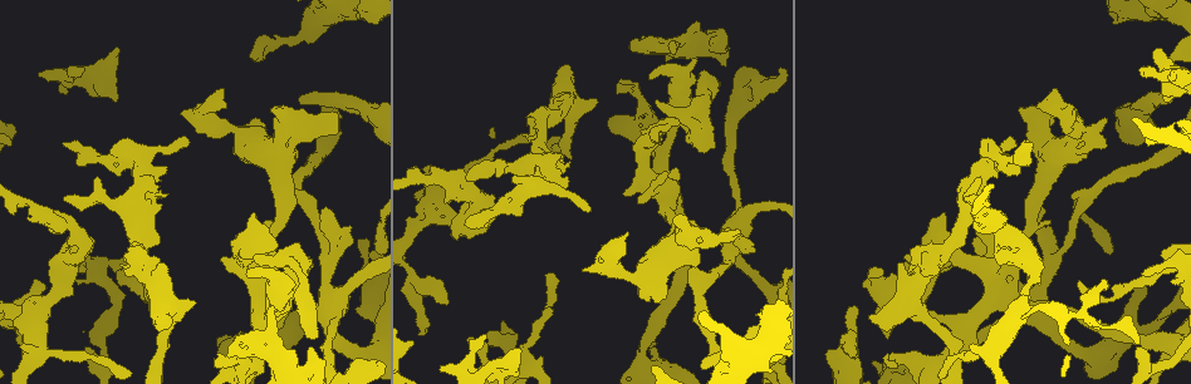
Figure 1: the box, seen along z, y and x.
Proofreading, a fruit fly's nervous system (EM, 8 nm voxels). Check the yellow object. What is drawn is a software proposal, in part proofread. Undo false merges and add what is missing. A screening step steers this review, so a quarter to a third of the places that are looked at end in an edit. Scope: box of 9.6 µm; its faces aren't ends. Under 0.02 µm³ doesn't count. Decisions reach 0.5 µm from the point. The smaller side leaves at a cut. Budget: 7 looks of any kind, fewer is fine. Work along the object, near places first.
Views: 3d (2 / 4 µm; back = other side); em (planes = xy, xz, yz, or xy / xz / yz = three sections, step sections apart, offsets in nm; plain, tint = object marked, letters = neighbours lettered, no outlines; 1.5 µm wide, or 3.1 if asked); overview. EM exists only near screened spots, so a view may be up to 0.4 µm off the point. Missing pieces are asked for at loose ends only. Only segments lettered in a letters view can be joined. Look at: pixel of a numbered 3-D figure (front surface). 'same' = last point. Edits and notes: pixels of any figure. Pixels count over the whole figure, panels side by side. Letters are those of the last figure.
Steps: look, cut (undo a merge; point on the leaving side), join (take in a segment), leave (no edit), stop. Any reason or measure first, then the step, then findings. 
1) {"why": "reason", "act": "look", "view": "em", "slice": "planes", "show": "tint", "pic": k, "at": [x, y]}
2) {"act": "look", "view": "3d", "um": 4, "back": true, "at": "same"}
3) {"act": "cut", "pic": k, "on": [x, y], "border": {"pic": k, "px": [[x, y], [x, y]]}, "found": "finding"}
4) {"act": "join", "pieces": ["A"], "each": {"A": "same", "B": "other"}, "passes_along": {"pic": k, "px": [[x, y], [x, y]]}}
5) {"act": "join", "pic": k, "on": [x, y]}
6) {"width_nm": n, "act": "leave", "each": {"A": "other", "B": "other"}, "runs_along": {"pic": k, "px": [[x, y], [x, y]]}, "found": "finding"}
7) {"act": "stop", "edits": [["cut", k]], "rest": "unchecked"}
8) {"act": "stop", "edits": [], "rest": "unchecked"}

{"why": "stops while still wide", "act": "look", "view": "em", "slice": "planes", "show": "letters", "pic": 1, "at": [1148, 141]}

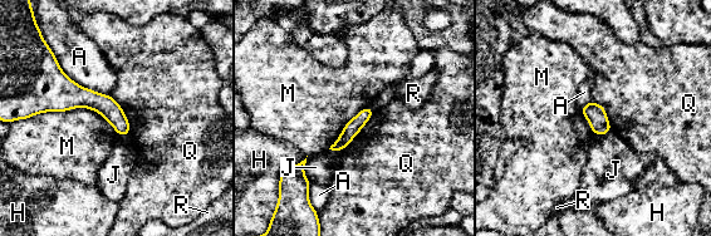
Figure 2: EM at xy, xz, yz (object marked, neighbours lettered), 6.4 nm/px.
{"act": "leave", "each": {"A": "other", "H": "other", "J": "other", "M": "other", "Q": "other", "R": "other"}, "border": {"pic": 2, "px": [[27, 118], [91, 108], [118, 136]]}, "found": "none of them fits"}

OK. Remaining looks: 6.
{"why": "free end", "act": "look", "view": "em", "slice": "planes", "show": "letters", "pic": 1, "at": [40, 73]}

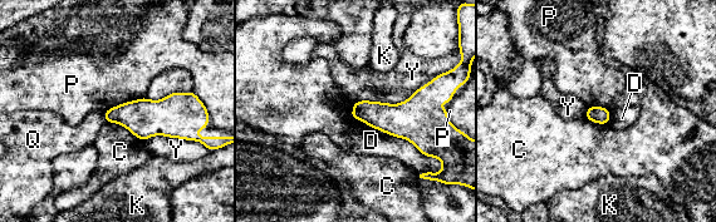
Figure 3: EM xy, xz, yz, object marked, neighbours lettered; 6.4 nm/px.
{"longest_contact_nm": ["Y", 550], "act": "leave", "each": {"C": "other", "D": "other", "K": "other", "P": "other", "Q": "other", "Y": "other"}, "border": {"pic": 3, "px": [[143, 97], [119, 103], [104, 112]]}, "found": "none of them fits"}

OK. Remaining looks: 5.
{"act": "look", "view": "em", "slice": "planes", "show": "letters", "pic": 1, "at": [518, 215]}

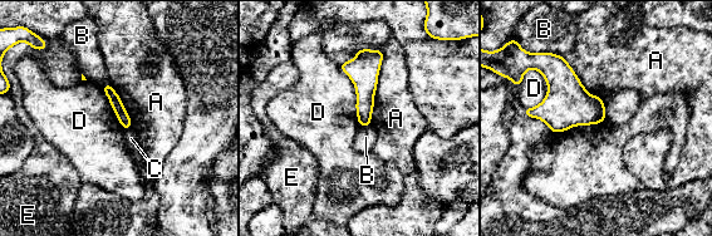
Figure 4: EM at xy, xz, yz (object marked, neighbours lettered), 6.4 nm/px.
{"act": "leave", "each": {"A": "other", "B": "other", "C": "other", "D": "other", "E": "other"}, "runs_along": {"pic": 4, "px": [[107, 87], [128, 124]]}, "found": "no lettered segment goes on from it"}

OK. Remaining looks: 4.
{"act": "stop", "edits": [], "rest": "unchecked"}

